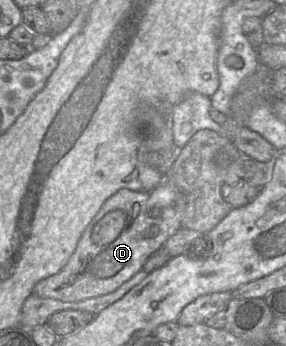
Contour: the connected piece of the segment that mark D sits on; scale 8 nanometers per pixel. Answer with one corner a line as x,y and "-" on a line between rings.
166,179
148,192
120,189
105,201
85,228
67,264
58,273
39,281
32,294
64,302
78,302
117,290
122,284
143,270
147,259
161,248
169,237
182,228
181,222
185,209
186,201
183,194

